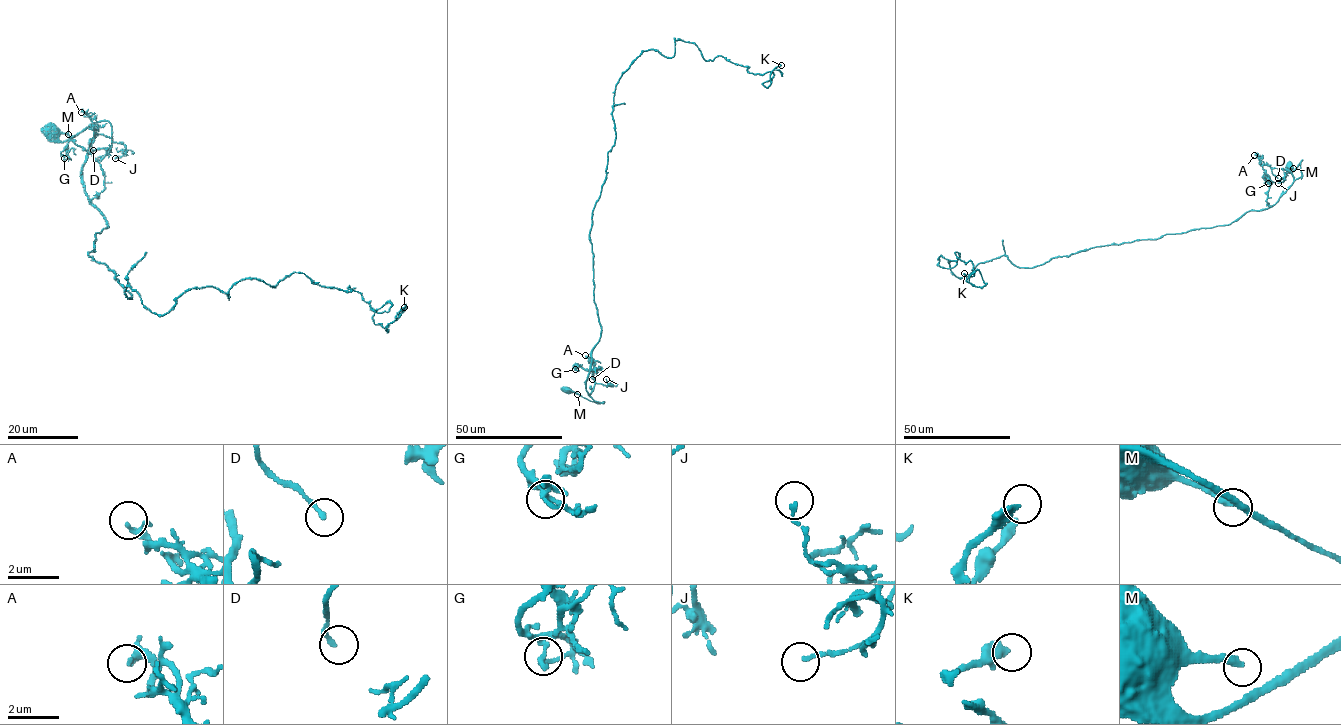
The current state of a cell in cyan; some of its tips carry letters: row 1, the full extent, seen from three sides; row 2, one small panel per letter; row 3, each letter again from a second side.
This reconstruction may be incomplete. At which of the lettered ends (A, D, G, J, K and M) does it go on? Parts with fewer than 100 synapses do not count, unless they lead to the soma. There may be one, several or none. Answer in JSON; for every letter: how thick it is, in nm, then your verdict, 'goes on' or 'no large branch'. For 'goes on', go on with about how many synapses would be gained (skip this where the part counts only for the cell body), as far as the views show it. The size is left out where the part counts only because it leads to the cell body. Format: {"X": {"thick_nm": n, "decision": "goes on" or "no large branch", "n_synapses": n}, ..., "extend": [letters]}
{"A": {"thick_nm": 130, "decision": "no large branch"}, "D": {"thick_nm": 180, "decision": "no large branch"}, "G": {"thick_nm": 130, "decision": "no large branch"}, "J": {"thick_nm": 160, "decision": "no large branch"}, "K": {"thick_nm": 240, "decision": "no large branch"}, "M": {"thick_nm": 200, "decision": "no large branch"}, "extend": []}

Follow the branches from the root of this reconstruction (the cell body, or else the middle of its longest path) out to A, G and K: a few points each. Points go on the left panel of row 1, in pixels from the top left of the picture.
A: (51, 131), (64, 142), (107, 121), (108, 147), (88, 152), (97, 134), (91, 118), (81, 112)
G: (51, 131), (64, 142), (110, 124), (111, 144), (82, 168), (95, 198), (101, 165), (71, 141), (64, 158)
K: (51, 131), (110, 124), (89, 256), (152, 312), (294, 272), (386, 330), (404, 307)

